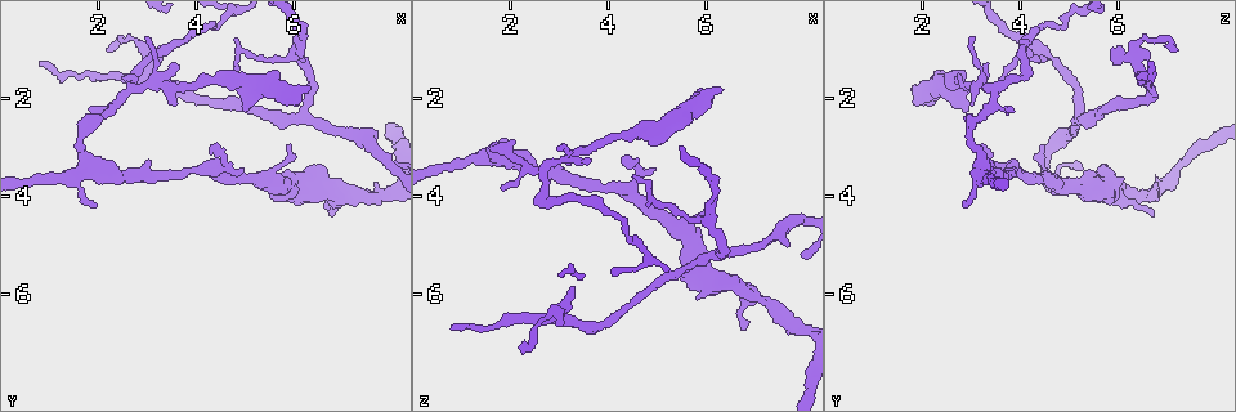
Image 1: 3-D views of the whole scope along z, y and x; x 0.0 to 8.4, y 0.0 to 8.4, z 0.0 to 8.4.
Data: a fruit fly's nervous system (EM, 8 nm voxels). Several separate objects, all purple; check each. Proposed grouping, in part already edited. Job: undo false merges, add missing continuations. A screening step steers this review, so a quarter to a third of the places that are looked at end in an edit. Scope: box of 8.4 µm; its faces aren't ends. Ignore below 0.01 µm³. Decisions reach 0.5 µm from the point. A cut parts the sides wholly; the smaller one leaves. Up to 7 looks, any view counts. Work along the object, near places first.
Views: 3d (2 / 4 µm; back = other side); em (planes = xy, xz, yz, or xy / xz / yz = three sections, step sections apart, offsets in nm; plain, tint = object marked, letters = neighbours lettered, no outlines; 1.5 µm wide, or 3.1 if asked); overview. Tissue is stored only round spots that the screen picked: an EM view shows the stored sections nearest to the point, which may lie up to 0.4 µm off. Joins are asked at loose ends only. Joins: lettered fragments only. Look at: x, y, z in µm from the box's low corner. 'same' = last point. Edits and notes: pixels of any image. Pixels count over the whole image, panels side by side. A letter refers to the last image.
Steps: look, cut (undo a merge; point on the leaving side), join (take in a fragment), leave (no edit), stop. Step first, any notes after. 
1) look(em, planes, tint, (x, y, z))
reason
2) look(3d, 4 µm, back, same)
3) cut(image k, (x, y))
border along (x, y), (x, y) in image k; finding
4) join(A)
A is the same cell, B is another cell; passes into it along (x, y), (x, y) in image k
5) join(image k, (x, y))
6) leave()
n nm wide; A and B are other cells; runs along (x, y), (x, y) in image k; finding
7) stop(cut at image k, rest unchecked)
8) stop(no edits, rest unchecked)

look(3d, 4 µm, (5.85, 3.00, 4.50))
thin end

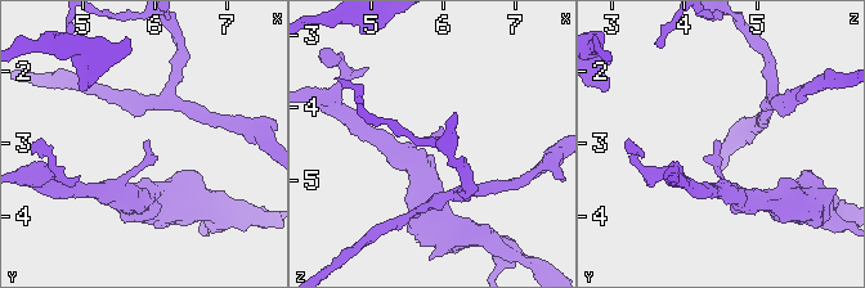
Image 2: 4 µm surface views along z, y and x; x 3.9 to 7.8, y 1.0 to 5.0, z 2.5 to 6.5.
look(em, planes, plain, (5.85, 3.00, 4.45))
need the tissue

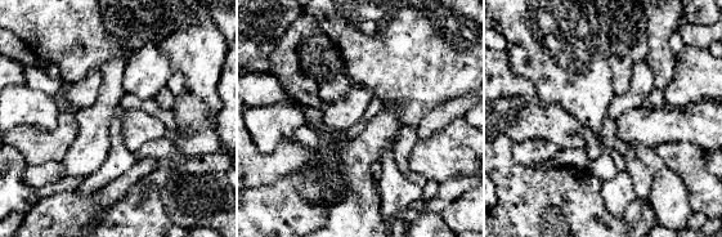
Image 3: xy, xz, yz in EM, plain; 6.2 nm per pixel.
look(em, planes, letters, same)

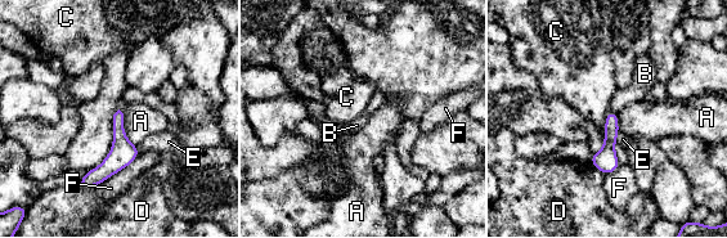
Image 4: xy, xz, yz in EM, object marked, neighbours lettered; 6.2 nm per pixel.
leave()
C touches over 440 nm; A, B, C, D, E and F are other cells; runs along (119, 115), (119, 155), (84, 184) in image 4; none of them fits

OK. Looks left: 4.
look(em, yz, step 8, tint, (6.30, 1.75, 1.80))
branch stops here

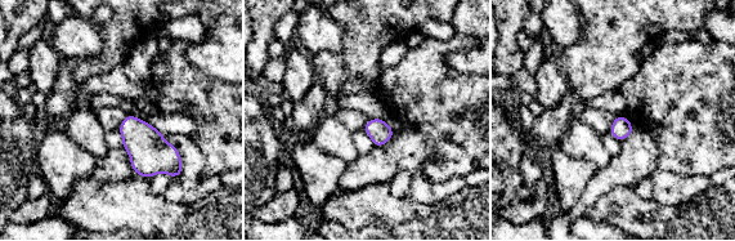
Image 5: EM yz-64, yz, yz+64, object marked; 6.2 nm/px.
look(em, planes, letters, same)

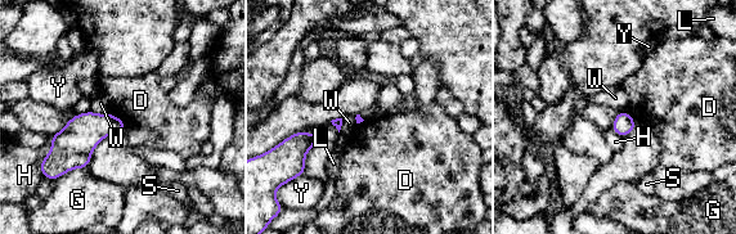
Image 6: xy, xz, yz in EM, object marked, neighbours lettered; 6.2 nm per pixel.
leave()
D, G, H, L, S, W and Y are other cells; border along (110, 112), (126, 125) in image 6; none of them fits

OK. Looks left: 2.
look(3d, 2 µm, (3.00, 0.75, 3.05))
branch stops here

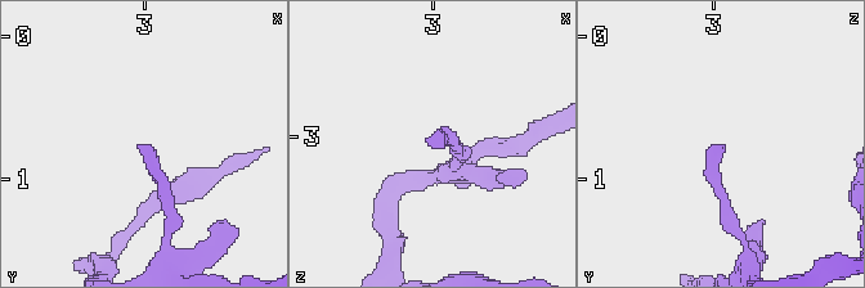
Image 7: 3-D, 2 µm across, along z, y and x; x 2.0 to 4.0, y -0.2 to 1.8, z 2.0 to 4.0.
look(em, planes, letters, (2.98, 0.74, 3.04))

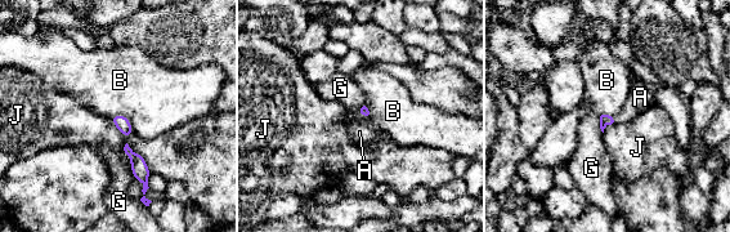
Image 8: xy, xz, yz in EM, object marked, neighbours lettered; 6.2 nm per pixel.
join(A)
A is the same cell, B, G and J are other cells; it goes on there

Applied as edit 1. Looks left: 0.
stop(join at image 8, rest unchecked)

